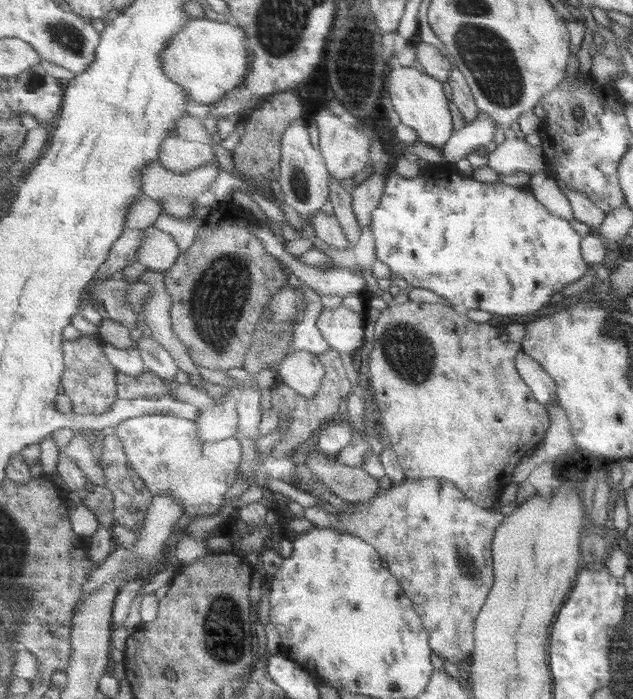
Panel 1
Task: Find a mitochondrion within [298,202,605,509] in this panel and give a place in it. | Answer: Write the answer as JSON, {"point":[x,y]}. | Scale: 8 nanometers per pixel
{"point":[409,354]}

